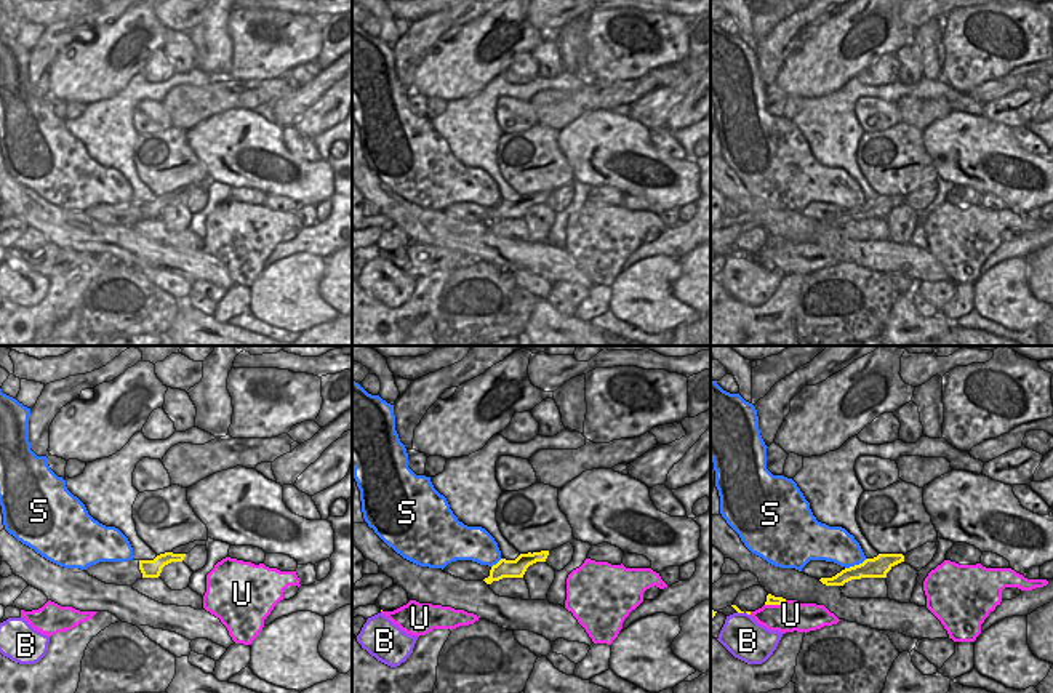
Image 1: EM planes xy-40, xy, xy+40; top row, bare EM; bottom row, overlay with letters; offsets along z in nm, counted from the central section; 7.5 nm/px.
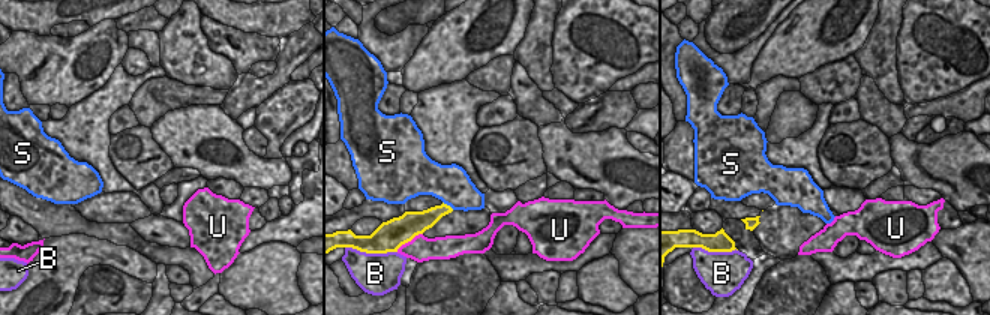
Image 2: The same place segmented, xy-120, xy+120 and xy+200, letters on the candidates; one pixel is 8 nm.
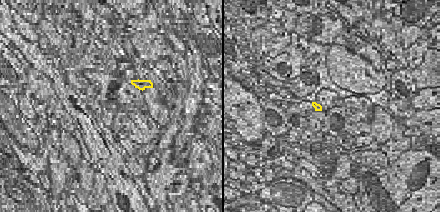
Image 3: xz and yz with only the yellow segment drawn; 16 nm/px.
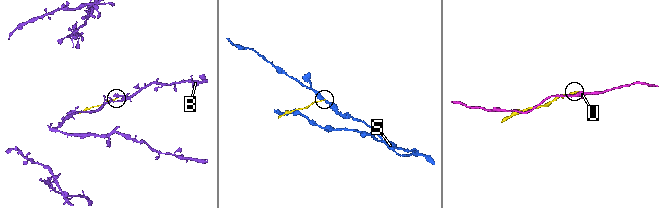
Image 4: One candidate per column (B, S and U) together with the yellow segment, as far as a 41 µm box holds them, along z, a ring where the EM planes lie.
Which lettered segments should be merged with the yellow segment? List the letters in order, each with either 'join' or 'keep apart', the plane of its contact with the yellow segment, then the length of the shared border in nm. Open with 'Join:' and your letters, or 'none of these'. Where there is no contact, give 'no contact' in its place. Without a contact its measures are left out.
Join: none of these
B: keep apart | xy+40 | 50 nm
S: keep apart | xy+40 | 180 nm
U: keep apart | xy+40 | 170 nm

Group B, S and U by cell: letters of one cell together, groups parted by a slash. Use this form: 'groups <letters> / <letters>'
groups B / S / U

